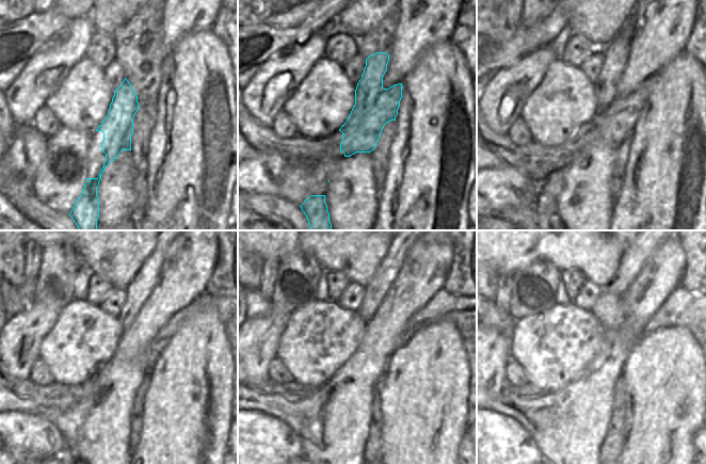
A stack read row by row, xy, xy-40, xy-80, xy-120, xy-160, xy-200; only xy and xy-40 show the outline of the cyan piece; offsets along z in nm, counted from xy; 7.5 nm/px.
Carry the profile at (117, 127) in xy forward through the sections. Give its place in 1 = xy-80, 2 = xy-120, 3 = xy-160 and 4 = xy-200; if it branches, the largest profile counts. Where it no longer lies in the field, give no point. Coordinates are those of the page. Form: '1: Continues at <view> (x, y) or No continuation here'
1: Continues at xy-80 (616, 116)
2: Continues at xy-120 (138, 291)
3: Continues at xy-160 (391, 264)
4: Continues at xy-200 (635, 256)

